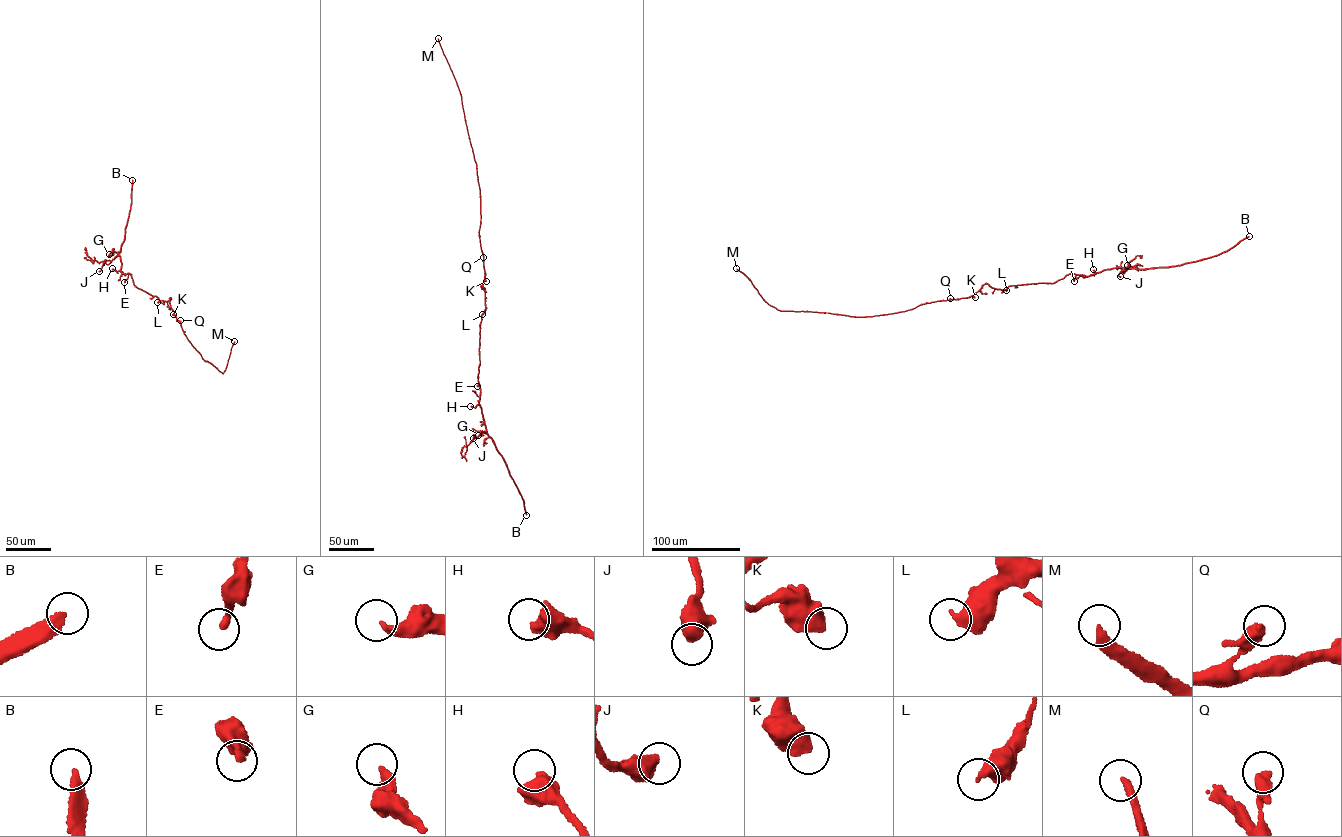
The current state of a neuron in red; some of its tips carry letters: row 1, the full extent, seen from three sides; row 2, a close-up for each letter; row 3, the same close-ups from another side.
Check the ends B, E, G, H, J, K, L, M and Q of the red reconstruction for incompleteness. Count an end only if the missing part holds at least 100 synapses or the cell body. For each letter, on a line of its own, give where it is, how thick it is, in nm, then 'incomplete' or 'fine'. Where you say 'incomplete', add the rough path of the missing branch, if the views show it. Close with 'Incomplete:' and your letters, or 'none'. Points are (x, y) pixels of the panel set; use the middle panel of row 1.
B: (526, 515) | 360 nm | fine
E: (477, 386) | 280 nm | fine
G: (478, 435) | 320 nm | fine
H: (470, 406) | 550 nm | fine
J: (473, 438) | 600 nm | fine
K: (486, 281) | 700 nm | fine
L: (482, 314) | 550 nm | fine
M: (438, 38) | 320 nm | incomplete
Q: (483, 257) | 340 nm | fine
Incomplete: M

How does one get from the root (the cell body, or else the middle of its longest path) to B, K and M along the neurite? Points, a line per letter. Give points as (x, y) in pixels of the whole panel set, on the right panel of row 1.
B: (990, 286), (1006, 289), (1054, 283), (1069, 274), (1089, 276), (1115, 267), (1179, 265), (1216, 255), (1249, 236)
K: (990, 286), (983, 285), (972, 295), (975, 297)
M: (990, 286), (986, 283), (968, 297), (854, 317), (779, 310), (736, 268)

